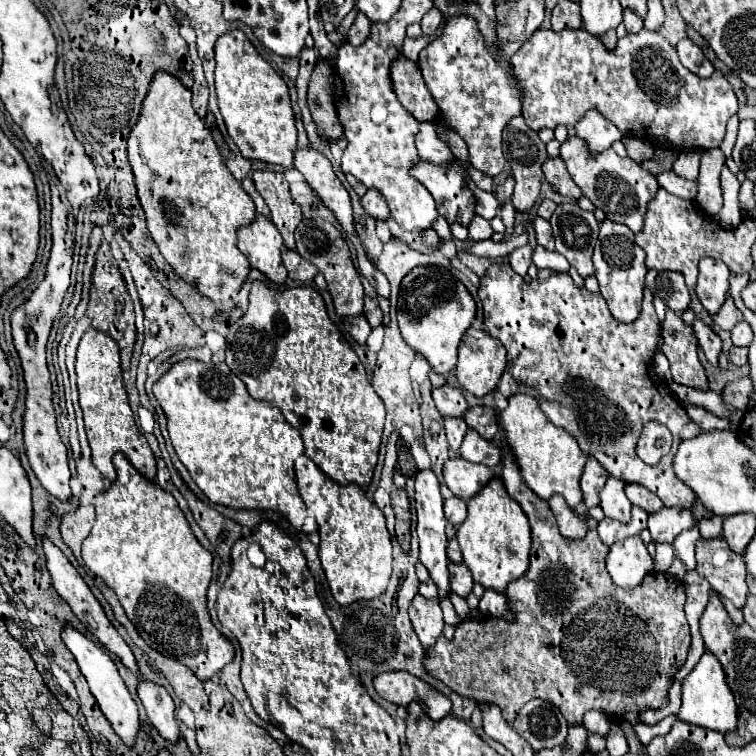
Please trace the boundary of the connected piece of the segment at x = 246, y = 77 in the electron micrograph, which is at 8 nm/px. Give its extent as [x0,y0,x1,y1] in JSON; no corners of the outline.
[215,30,297,168]

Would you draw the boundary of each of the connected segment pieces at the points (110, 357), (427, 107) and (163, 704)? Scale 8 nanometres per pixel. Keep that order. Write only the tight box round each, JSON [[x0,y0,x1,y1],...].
[[77,330,155,480],[391,56,437,122],[137,680,179,742]]

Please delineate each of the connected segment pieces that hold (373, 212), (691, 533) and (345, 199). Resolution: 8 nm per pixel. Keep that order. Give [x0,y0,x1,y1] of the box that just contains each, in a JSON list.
[[361,188,391,220],[673,528,699,570],[295,148,363,248]]

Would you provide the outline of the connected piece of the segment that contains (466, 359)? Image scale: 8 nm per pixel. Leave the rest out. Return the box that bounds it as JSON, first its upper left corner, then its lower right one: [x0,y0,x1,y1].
[455,328,507,398]

